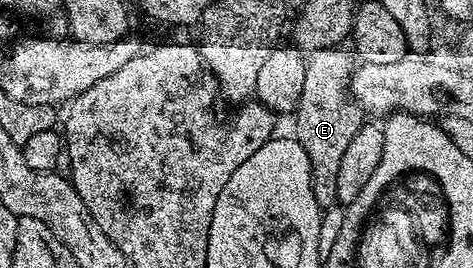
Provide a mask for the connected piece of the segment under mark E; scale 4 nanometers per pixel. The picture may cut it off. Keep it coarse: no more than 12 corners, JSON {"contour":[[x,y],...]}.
{"contour":[[345,47],[308,54],[295,110],[322,211],[338,204],[339,166],[366,124],[349,96]]}

